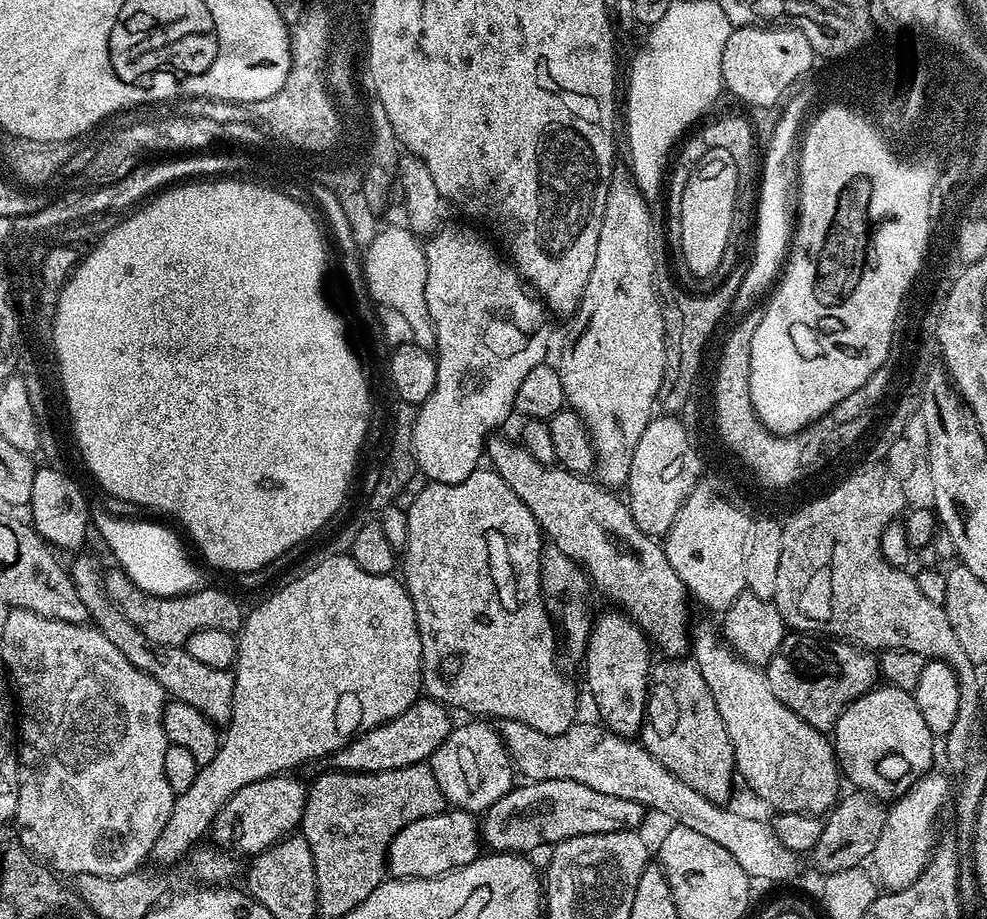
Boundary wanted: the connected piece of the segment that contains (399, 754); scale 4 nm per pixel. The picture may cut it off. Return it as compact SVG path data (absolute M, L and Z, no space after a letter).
M418 698L402 714L398 714L398 718L366 730L361 736L348 743L345 748L335 752L330 757L331 767L337 772L381 772L431 761L434 750L438 750L438 746L442 746L442 742L446 742L446 738L452 733L454 720L451 720L448 715L450 715L449 709L440 701Z

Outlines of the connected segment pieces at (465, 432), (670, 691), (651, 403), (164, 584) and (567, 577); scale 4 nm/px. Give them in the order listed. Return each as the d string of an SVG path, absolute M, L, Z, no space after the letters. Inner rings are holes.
M448 227L433 232L423 245L426 310L430 310L430 322L434 322L437 380L433 392L419 405L416 425L412 428L412 449L417 469L423 475L425 472L433 484L457 484L470 478L470 474L481 467L486 437L495 433L499 424L500 427L507 425L516 406L522 378L526 378L534 366L549 359L548 339L552 336L552 328L548 325L550 313L544 301L533 295L515 267L495 247L492 249L475 232L475 227Z
M668 658L665 664L657 663L651 669L648 678L648 705L644 711L644 724L638 736L644 748L670 770L690 790L698 790L702 798L721 806L729 803L732 796L732 776L737 775L736 759L730 742L730 734L726 734L726 726L722 722L722 714L718 714L718 706L710 694L710 686L706 686L706 678L697 670L695 663L684 658Z
M613 175L608 193L606 194L606 210L602 210L602 230L598 230L598 254L594 254L594 270L590 270L590 278L584 287L584 295L580 298L580 306L575 313L574 321L580 328L580 337L572 344L572 349L561 358L558 363L558 371L564 387L564 398L567 407L577 412L584 425L588 428L588 437L592 439L592 455L594 457L594 476L599 483L609 490L620 490L627 485L630 474L630 462L634 458L634 446L638 446L638 438L642 438L642 430L654 419L652 407L657 407L658 397L665 387L664 367L670 360L670 353L662 347L662 334L664 333L664 321L666 313L660 309L660 300L656 297L656 252L652 249L652 212L648 209L649 201L641 194L631 175Z
M100 512L93 515L92 522L96 531L102 536L115 558L121 563L121 569L128 577L147 593L155 596L180 596L188 592L193 592L201 587L200 572L194 561L191 560L183 544L177 536L166 526L154 522L144 522L142 520L128 520L114 516L108 512Z
M555 546L545 547L540 553L540 593L544 596L544 605L548 611L548 615L552 618L552 623L559 635L562 637L562 644L576 654L583 653L588 646L588 636L592 633L592 621L594 619L594 611L592 612L592 592L590 587L590 577L581 565L570 559L566 554L562 554L562 550L558 550Z

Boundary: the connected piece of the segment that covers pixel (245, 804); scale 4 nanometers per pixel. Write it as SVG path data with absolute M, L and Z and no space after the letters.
M281 774L242 786L242 790L238 790L222 810L218 810L210 829L211 843L241 857L251 858L279 844L284 837L293 835L299 829L308 797L306 784L294 777Z

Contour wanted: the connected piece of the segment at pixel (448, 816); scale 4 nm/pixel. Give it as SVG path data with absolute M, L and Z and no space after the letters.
M445 810L430 818L410 822L390 842L386 868L393 877L402 880L429 880L474 862L482 852L482 828L473 813Z

